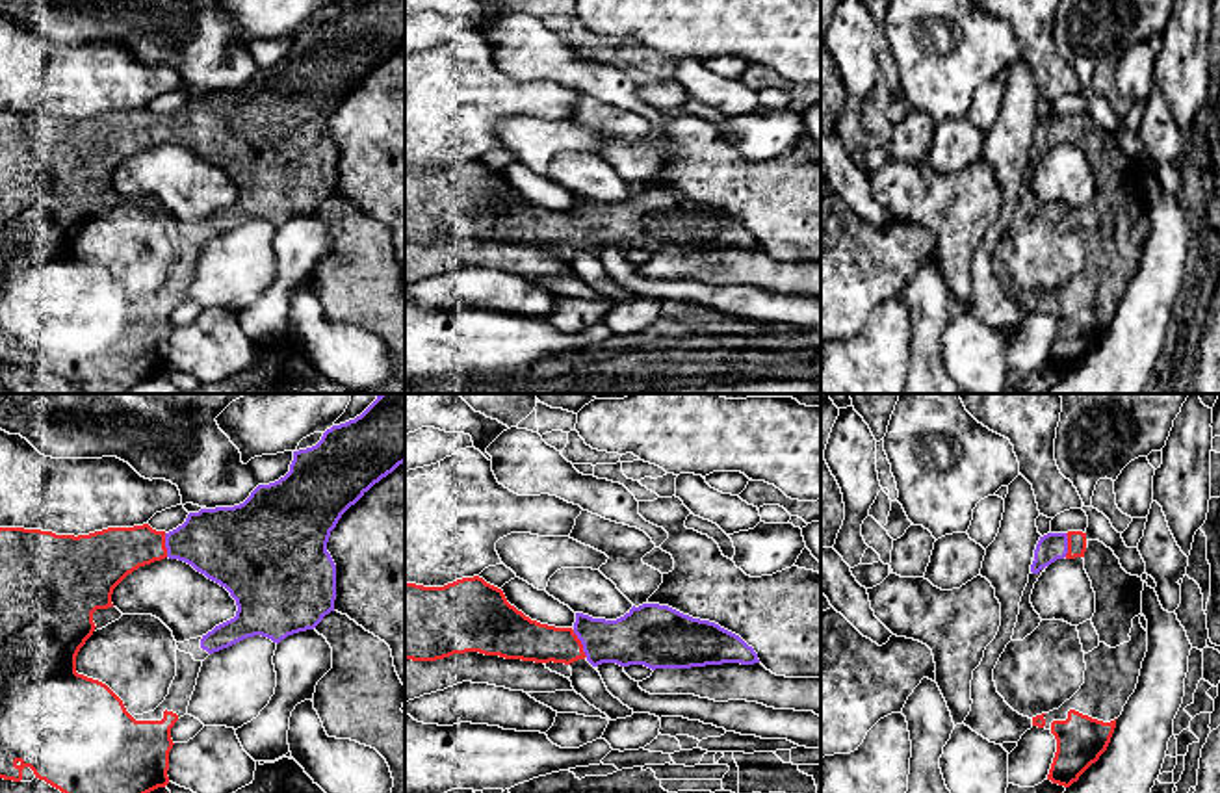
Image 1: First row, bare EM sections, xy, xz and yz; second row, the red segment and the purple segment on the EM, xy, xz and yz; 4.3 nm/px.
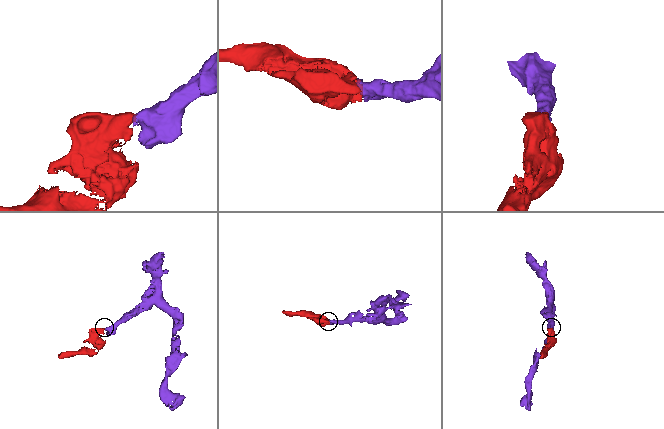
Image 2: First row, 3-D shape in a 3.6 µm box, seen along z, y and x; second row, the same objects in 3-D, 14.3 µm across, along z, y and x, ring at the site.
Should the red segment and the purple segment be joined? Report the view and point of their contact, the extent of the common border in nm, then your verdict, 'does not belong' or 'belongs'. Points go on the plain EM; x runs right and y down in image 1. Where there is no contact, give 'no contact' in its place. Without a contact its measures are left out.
meets red in xz at (580, 227); contact 140 nm long; belongs

